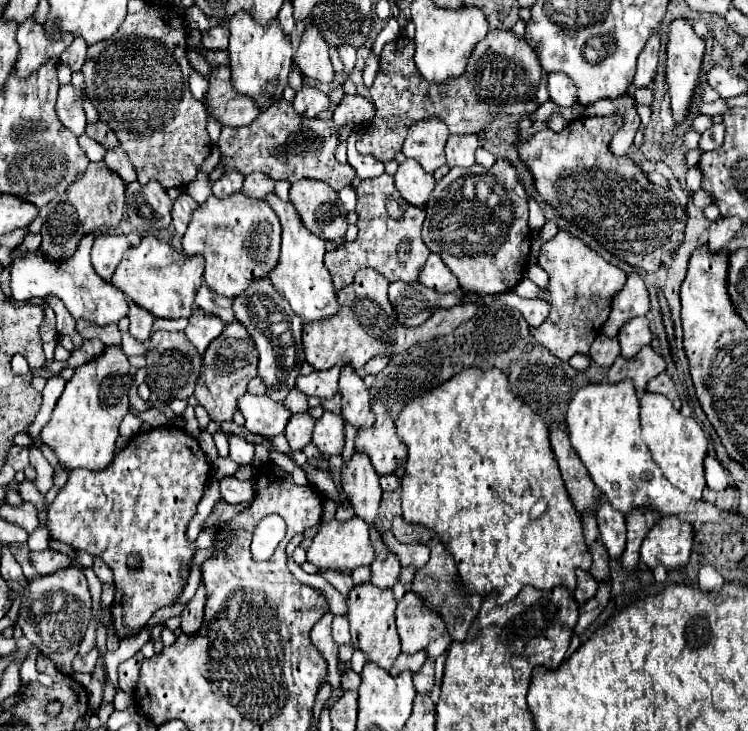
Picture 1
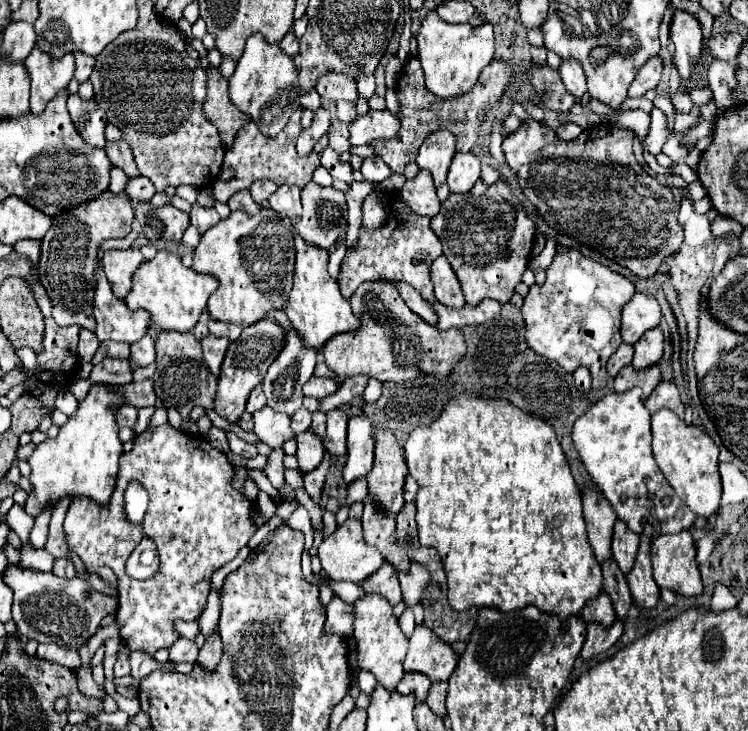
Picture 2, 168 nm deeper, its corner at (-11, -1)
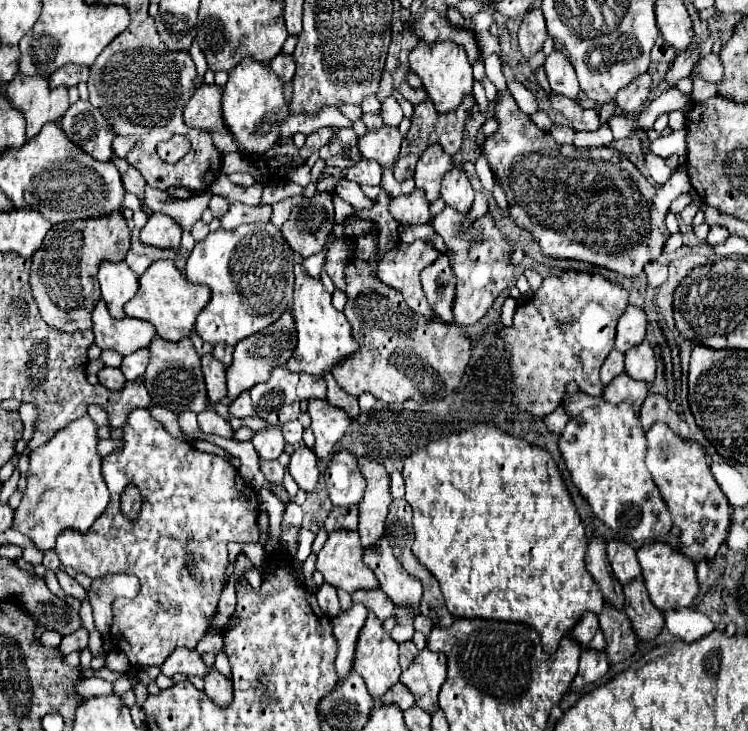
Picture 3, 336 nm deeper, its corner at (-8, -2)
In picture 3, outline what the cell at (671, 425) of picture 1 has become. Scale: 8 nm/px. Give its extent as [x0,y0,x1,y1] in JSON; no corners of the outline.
[646,423,732,563]

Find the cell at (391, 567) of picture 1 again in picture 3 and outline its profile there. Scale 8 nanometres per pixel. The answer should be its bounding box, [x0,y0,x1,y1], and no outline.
[352,589,394,621]

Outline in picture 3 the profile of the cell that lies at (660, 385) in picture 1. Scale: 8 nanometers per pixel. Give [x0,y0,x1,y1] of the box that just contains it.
[640,393,680,433]

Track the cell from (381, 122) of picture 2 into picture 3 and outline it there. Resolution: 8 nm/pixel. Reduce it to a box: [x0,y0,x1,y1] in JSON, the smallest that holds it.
[358,125,402,169]

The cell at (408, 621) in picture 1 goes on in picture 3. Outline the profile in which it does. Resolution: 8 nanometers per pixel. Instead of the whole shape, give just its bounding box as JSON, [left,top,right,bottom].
[400,649,446,715]

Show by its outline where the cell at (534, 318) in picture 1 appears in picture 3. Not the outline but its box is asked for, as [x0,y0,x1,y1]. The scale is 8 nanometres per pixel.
[378,241,440,319]

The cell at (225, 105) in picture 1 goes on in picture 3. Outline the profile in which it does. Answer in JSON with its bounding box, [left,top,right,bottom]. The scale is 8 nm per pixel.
[182,85,236,153]

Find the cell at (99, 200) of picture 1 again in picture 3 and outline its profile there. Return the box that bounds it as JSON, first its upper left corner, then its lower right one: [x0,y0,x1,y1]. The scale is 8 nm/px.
[30,213,130,331]

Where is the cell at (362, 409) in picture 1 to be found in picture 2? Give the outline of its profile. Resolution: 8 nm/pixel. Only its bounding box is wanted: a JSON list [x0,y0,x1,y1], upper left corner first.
[343,412,375,484]

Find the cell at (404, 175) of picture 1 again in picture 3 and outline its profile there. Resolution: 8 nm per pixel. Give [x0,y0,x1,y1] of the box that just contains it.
[390,189,430,225]

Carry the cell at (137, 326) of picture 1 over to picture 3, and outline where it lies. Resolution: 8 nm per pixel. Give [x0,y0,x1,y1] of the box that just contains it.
[120,349,148,381]

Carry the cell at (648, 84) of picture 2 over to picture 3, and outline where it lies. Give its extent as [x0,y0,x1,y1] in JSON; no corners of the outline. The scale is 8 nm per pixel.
[614,73,650,115]

